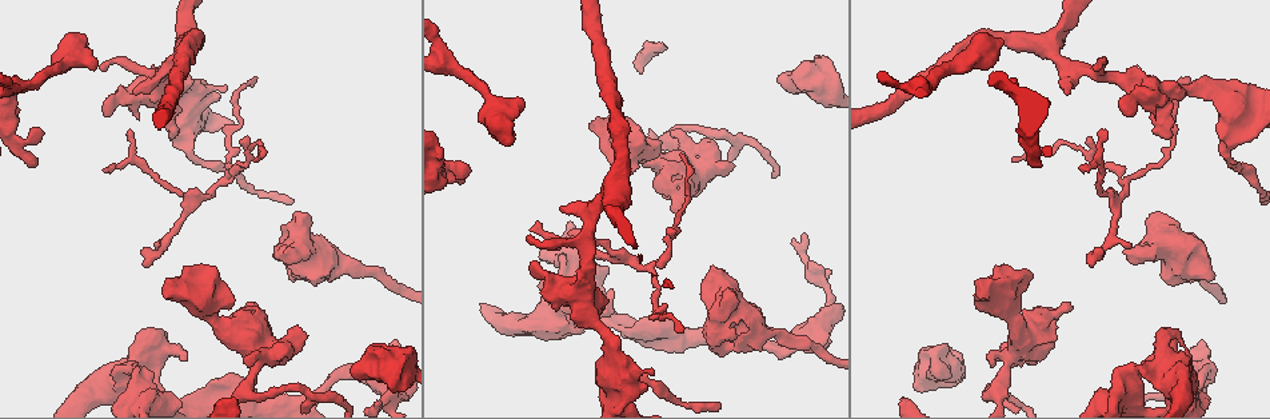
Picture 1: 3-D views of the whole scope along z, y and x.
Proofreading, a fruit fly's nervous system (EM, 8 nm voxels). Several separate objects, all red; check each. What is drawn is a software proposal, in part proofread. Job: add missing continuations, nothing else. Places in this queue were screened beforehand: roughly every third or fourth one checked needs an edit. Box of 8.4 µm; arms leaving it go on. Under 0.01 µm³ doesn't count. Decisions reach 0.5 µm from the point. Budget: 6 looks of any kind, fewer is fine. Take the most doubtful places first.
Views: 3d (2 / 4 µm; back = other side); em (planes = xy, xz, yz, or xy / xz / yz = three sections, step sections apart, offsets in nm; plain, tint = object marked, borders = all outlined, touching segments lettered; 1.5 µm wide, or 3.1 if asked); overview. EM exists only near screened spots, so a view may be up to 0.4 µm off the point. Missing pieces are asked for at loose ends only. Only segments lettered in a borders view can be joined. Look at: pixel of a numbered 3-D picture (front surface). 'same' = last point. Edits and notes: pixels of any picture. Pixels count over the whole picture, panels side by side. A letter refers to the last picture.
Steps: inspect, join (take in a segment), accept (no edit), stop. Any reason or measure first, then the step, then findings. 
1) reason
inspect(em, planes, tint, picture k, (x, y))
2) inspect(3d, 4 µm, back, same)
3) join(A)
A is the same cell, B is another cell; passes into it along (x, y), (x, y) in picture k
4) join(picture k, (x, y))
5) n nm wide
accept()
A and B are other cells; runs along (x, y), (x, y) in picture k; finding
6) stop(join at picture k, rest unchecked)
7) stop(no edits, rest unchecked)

free end
inspect(em, planes, borders, picture 1, (713, 266))

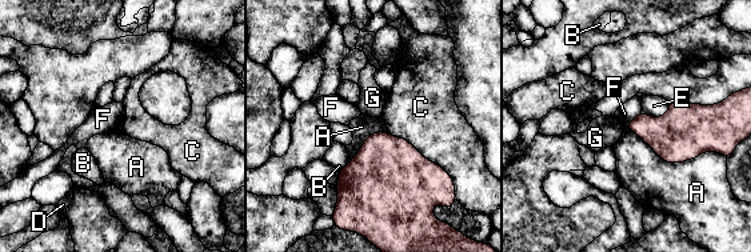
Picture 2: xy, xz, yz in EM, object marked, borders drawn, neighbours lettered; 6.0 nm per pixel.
accept()
A, B, C, D, E, F and G are other cells; border along (640, 111), (624, 127) in picture 2; no lettered segment goes on from it

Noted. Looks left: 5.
branch stops here
inspect(em, planes, borders, picture 1, (1189, 353))

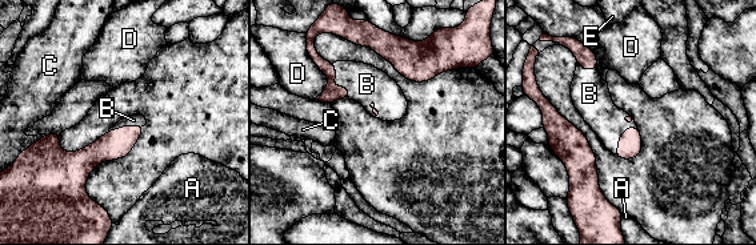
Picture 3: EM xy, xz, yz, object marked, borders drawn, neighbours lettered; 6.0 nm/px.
join(B)
B is the same cell, A, C, D and E are other cells; passes into it along (331, 93), (334, 85), (367, 84) in picture 3; the neuron continues

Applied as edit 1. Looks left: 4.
inspect(overview)

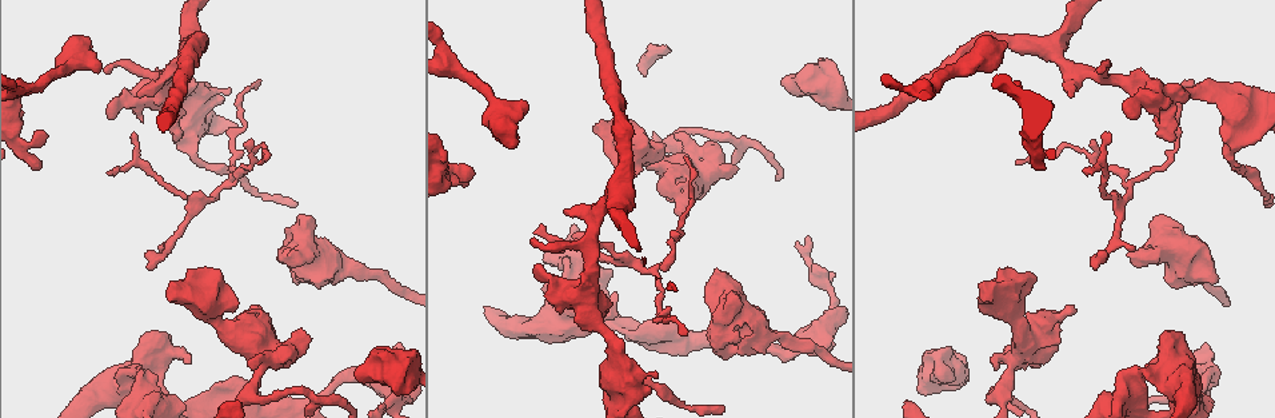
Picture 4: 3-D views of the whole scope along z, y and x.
thin end
inspect(3d, 4 µm, picture 4, (1083, 169))

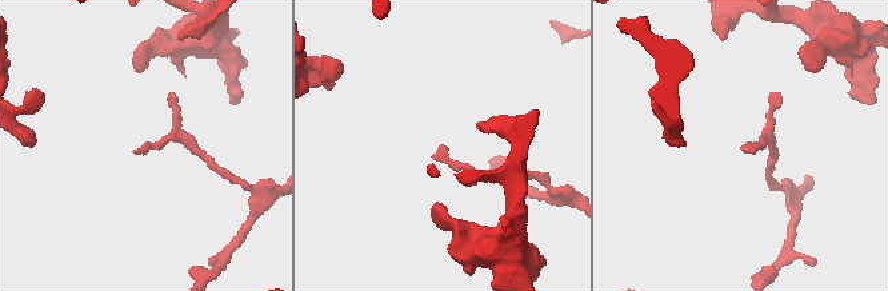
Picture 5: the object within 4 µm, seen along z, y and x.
inspect(em, planes, borders, picture 5, (443, 148))

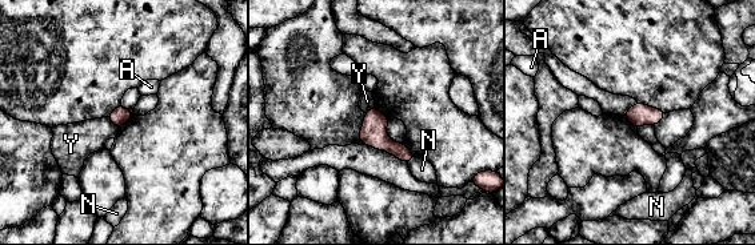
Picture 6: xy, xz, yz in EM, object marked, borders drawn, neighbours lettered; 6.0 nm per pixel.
accept()
A, N and Y are other cells; border along (107, 117), (118, 129) in picture 6; no lettered segment goes on from it

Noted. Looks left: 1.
stop(join at picture 3, rest unchecked)

